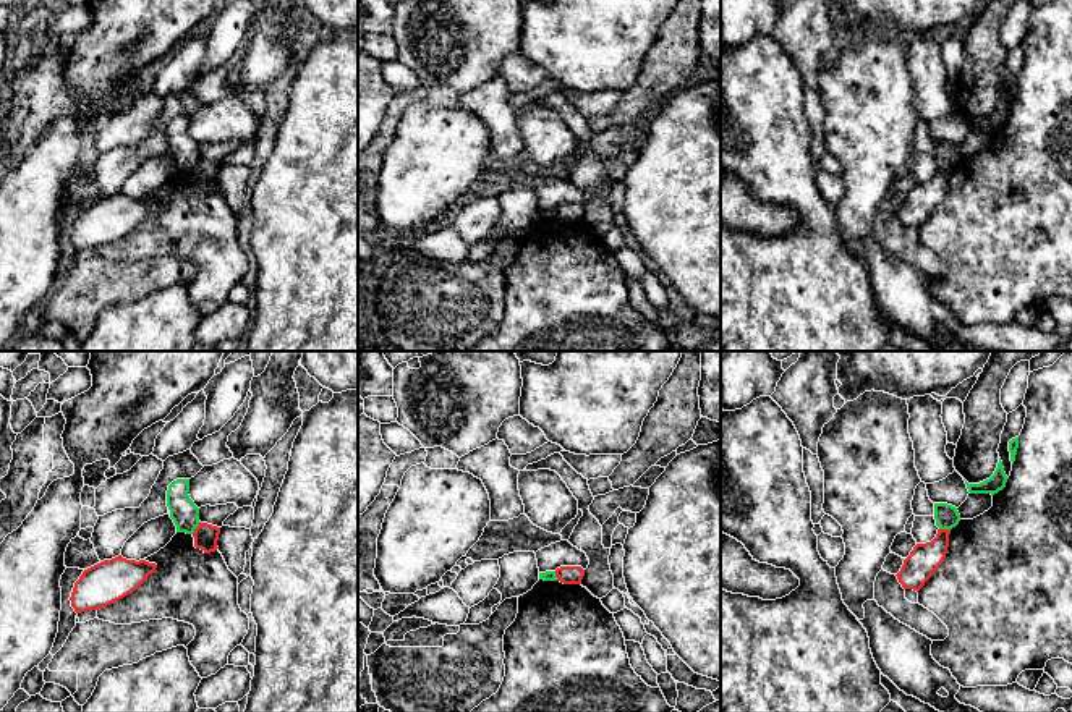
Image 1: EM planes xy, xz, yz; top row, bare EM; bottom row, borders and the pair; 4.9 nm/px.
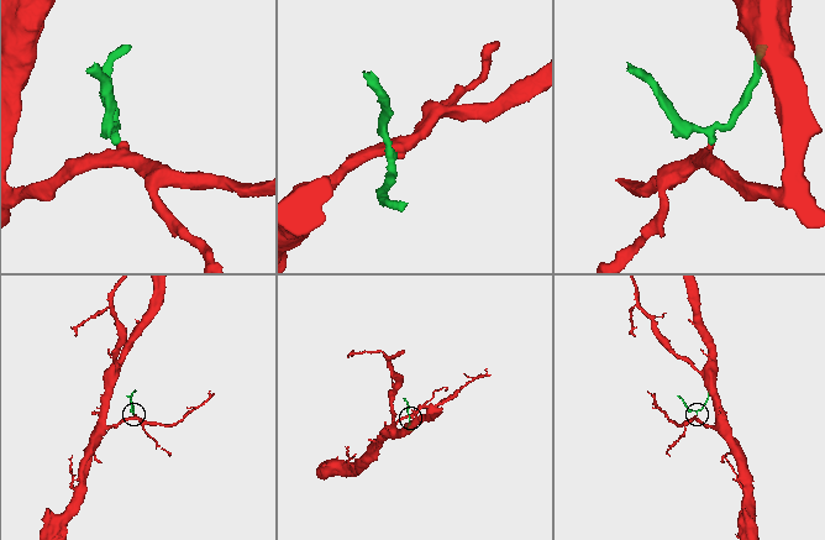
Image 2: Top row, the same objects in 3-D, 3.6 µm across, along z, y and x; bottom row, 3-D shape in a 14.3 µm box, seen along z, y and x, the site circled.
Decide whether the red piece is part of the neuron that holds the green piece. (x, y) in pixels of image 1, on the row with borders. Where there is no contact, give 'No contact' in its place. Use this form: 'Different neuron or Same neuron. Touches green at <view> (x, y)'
Different neuron. Touches green at xy (196, 526)

